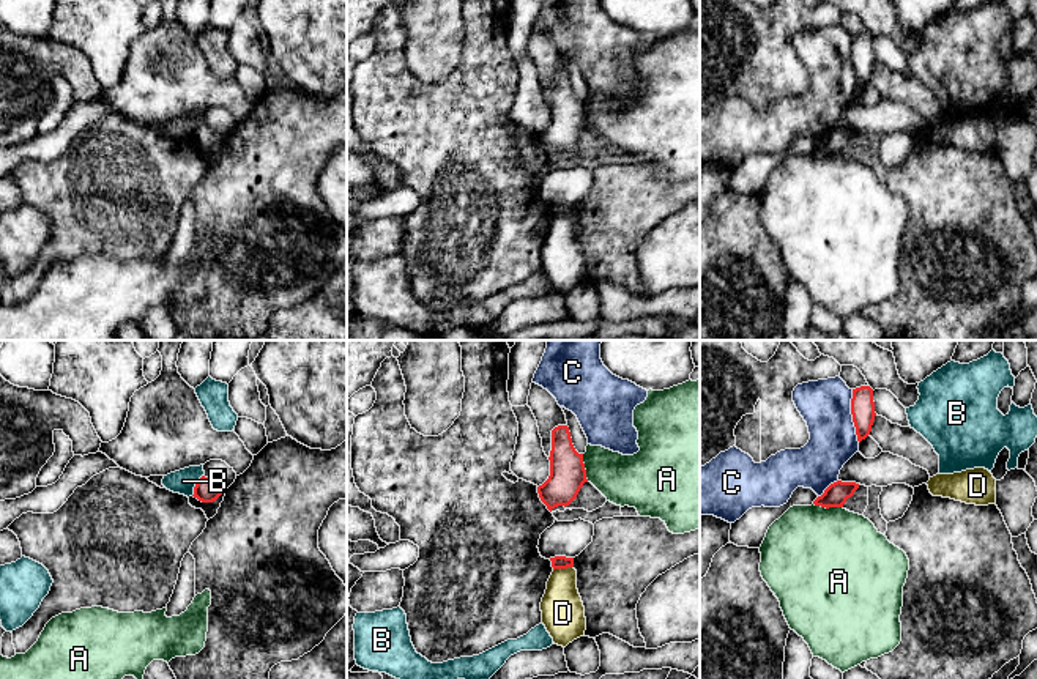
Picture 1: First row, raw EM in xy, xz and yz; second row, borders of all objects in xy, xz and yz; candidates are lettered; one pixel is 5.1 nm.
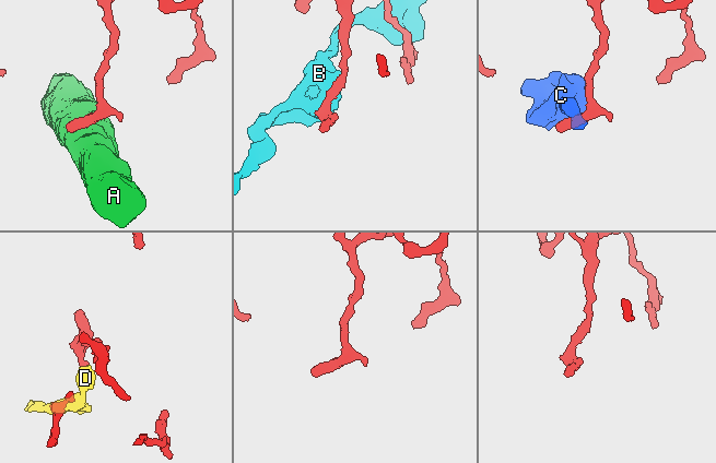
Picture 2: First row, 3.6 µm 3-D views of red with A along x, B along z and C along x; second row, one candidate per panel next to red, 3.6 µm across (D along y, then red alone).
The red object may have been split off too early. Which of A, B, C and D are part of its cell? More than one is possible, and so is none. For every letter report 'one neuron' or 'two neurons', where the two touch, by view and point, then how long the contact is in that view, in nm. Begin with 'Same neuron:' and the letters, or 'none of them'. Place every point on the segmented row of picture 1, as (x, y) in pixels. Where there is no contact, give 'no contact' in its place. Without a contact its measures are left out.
Same neuron: D
A: two neurons; contact yz (828, 508); length 150 nm
B: two neurons; contact xy (196, 486); length 130 nm
C: two neurons; contact yz (853, 416); length 280 nm
D: one neuron; contact xz (563, 567); length 110 nm

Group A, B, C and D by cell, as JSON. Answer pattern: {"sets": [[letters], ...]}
{"sets": [["A"], ["B"], ["C"], ["D"]]}

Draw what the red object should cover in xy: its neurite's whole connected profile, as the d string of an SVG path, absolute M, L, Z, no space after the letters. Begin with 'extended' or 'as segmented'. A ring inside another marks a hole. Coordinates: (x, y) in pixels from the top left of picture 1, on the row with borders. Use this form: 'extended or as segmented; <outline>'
as segmented; M202 476L194 487L194 498L202 503L213 503L224 493L224 488L213 484L208 477Z

